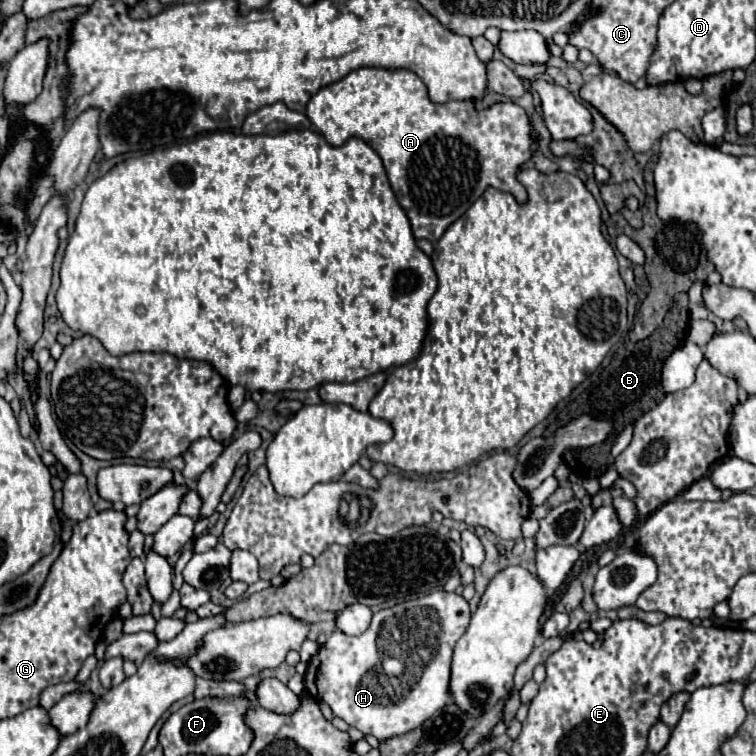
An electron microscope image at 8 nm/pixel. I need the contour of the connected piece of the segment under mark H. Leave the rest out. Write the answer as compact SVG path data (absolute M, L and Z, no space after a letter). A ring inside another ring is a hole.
M445 590L427 594L427 596L423 596L423 598L415 600L415 602L403 602L403 604L397 604L397 606L393 606L393 608L385 608L385 610L373 614L373 622L371 622L371 626L369 626L363 634L359 634L359 636L347 636L347 634L343 634L341 630L335 630L335 632L327 638L327 642L319 648L319 652L317 652L317 654L313 656L313 660L309 662L309 668L307 668L307 674L305 674L305 690L307 690L313 698L325 700L325 702L331 706L333 714L339 716L339 718L343 718L349 726L361 730L363 734L373 734L377 740L391 738L391 736L395 736L395 734L405 734L407 730L415 730L415 726L421 726L427 718L431 718L437 710L441 710L441 708L451 700L451 696L449 696L451 654L453 654L453 648L455 648L457 640L459 640L459 638L463 636L463 632L467 630L469 620L471 620L471 612L469 612L467 600L465 600L463 596L459 596L459 594L455 594L455 592L445 592ZM419 664L425 664L421 676L417 676Z

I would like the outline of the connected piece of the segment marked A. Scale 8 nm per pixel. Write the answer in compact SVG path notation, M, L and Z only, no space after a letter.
M359 68L313 94L307 104L307 116L331 146L341 146L347 138L359 136L381 156L389 184L407 212L415 238L437 242L447 226L461 218L489 186L513 194L519 204L527 202L527 190L517 180L517 172L531 158L531 144L539 140L539 134L531 128L525 110L513 102L499 102L481 112L471 100L433 104L425 84L411 70Z

